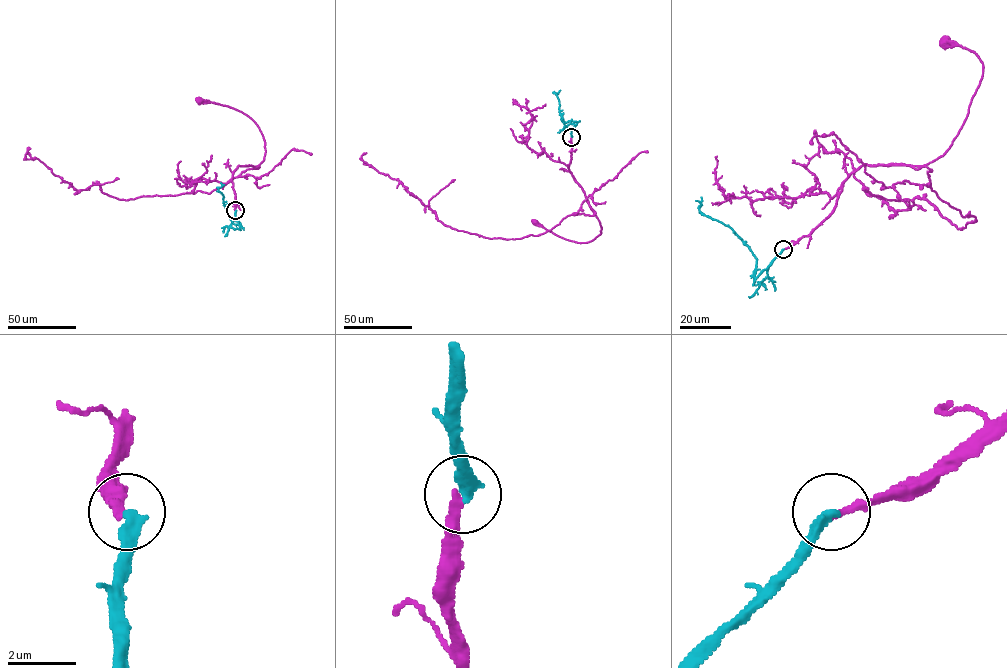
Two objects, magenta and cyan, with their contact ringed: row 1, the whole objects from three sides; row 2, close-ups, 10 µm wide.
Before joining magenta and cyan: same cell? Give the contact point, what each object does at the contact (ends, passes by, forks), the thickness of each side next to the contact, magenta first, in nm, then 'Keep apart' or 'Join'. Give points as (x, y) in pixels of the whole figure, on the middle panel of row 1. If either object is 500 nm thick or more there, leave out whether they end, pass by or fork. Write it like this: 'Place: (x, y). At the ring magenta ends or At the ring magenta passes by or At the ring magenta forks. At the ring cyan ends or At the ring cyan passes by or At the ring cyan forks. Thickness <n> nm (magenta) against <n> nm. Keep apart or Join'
Place: (571, 137). At the ring magenta ends. At the ring cyan ends. Thickness 240 nm (magenta) against 360 nm. Join

